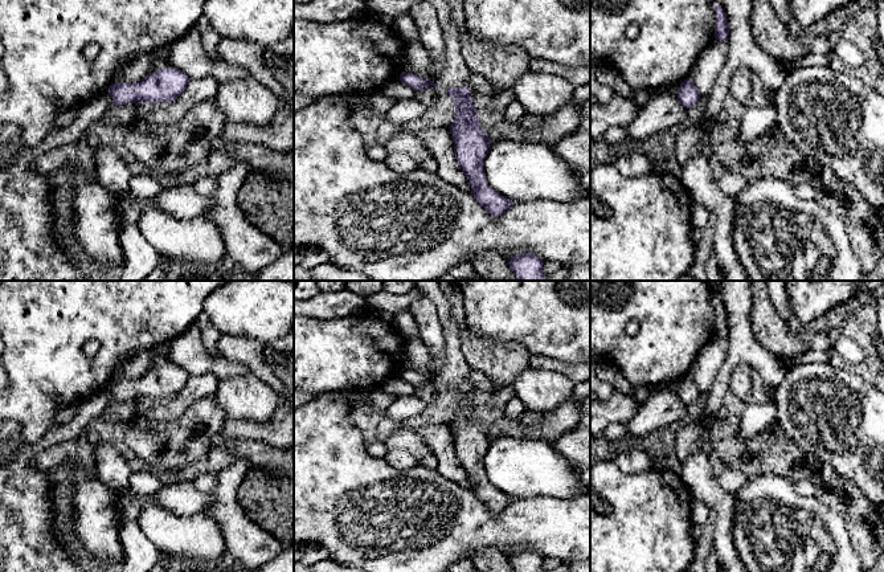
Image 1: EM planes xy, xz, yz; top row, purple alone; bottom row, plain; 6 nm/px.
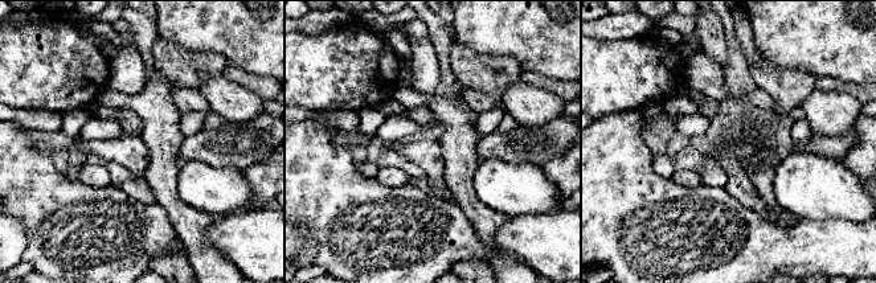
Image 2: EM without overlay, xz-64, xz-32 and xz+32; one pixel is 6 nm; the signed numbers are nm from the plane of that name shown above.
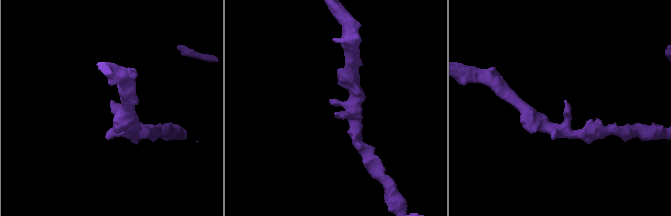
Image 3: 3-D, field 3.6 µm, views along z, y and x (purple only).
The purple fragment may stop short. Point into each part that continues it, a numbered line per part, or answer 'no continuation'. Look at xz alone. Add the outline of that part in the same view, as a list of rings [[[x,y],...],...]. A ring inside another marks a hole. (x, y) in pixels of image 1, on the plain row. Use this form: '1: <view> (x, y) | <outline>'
no continuation

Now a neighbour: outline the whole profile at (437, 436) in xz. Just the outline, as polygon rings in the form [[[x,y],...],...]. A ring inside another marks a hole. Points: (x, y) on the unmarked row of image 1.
[[[427,424],[413,433],[437,455],[441,475],[471,490],[471,482],[455,455],[454,437],[447,424]]]

